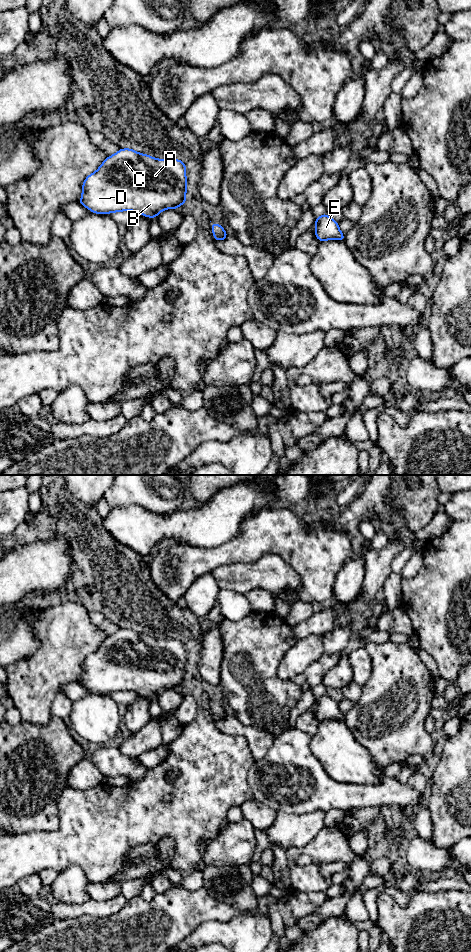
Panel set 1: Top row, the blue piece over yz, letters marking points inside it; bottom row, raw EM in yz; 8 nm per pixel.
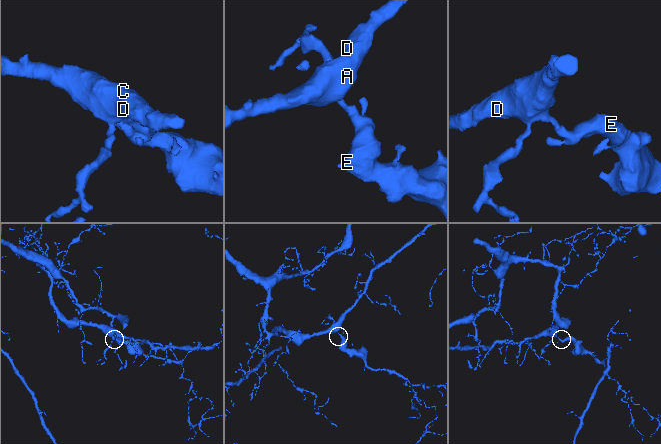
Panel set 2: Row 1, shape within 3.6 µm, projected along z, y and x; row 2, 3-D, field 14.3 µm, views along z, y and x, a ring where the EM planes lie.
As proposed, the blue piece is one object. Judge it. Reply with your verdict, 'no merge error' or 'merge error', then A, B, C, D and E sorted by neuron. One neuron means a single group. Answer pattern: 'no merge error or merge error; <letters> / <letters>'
no merge error; A B C D E

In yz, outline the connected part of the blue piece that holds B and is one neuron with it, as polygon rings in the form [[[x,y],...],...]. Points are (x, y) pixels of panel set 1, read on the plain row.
[[[130,628],[119,629],[108,636],[82,664],[79,684],[94,694],[134,691],[150,699],[163,690],[176,690],[187,683],[186,644],[180,639],[157,639]]]

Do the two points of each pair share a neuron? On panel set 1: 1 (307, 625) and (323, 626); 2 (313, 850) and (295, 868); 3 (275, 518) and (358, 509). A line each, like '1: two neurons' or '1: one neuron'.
1: one neuron
2: one neuron
3: two neurons

